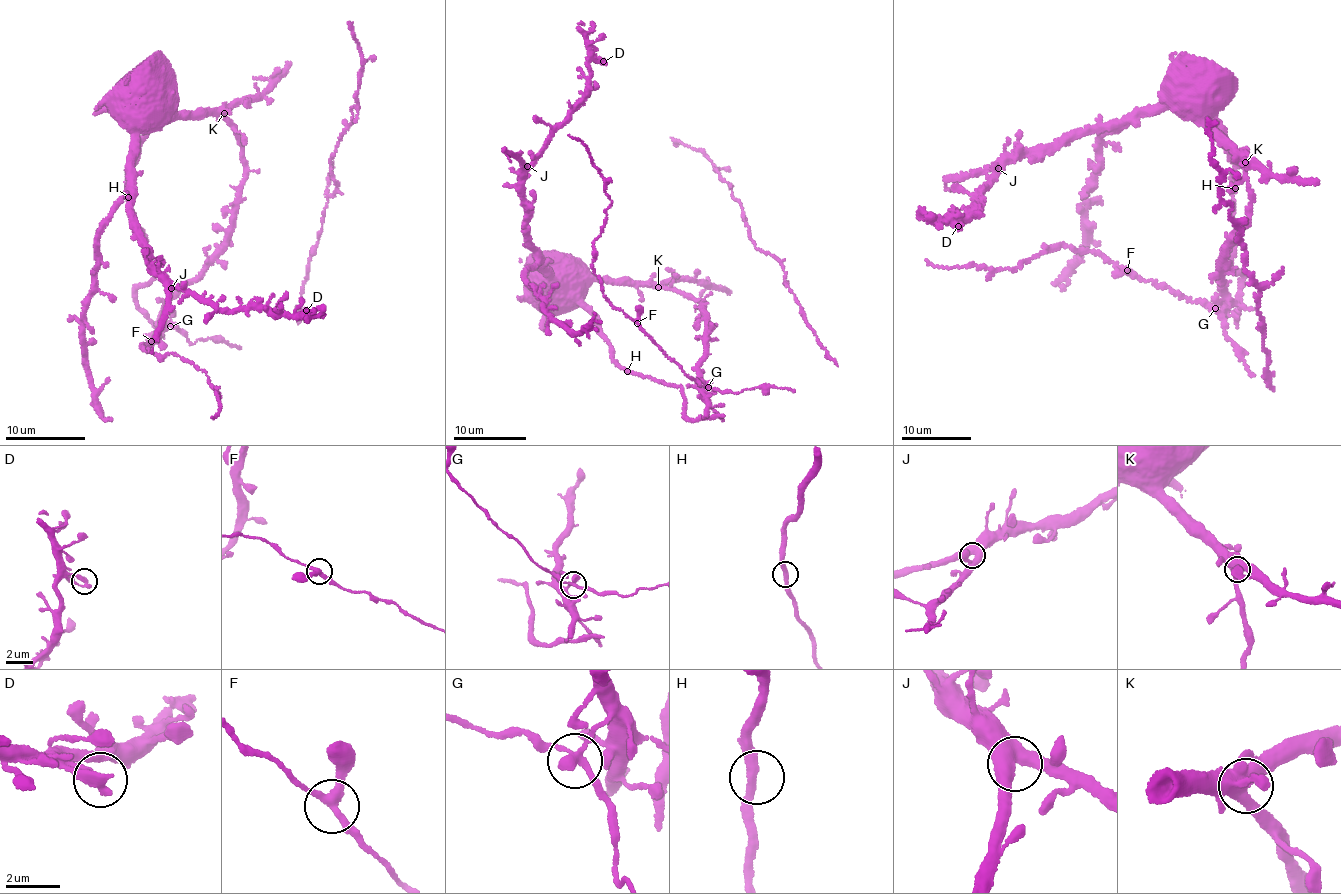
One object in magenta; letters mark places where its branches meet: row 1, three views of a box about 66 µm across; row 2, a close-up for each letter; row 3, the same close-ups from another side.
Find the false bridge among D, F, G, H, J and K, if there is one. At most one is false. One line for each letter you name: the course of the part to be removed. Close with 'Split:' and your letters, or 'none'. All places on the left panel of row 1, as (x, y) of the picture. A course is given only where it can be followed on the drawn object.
Split: none

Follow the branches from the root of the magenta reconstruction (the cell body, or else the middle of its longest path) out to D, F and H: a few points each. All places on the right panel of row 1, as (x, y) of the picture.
D: (1186, 78), (1179, 95), (1163, 104), (999, 164), (971, 214), (948, 222), (958, 226)
F: (1186, 78), (1185, 100), (1241, 162), (1251, 198), (1247, 223), (1231, 240), (1215, 307), (1127, 270)
H: (1186, 78), (1186, 93), (1203, 106), (1221, 128), (1228, 155), (1235, 161), (1235, 188)

